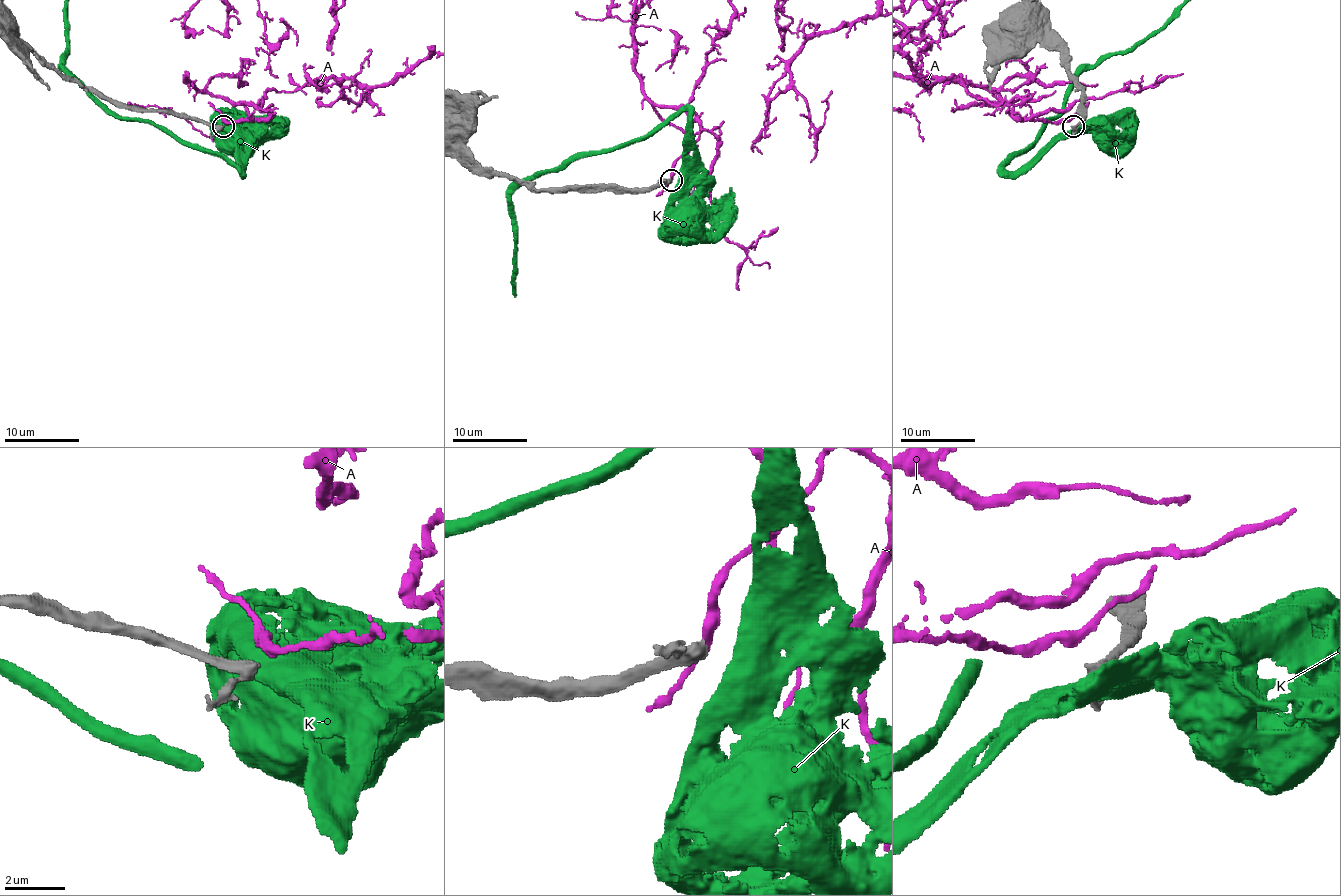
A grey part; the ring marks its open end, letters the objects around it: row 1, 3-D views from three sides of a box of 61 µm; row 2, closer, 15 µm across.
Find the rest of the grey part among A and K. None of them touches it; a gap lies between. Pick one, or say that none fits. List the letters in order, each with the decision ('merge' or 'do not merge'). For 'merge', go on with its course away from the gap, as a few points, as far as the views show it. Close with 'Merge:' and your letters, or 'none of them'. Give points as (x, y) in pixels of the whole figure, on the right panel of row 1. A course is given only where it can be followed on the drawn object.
A: do not merge
K: do not merge
Merge: none of them

